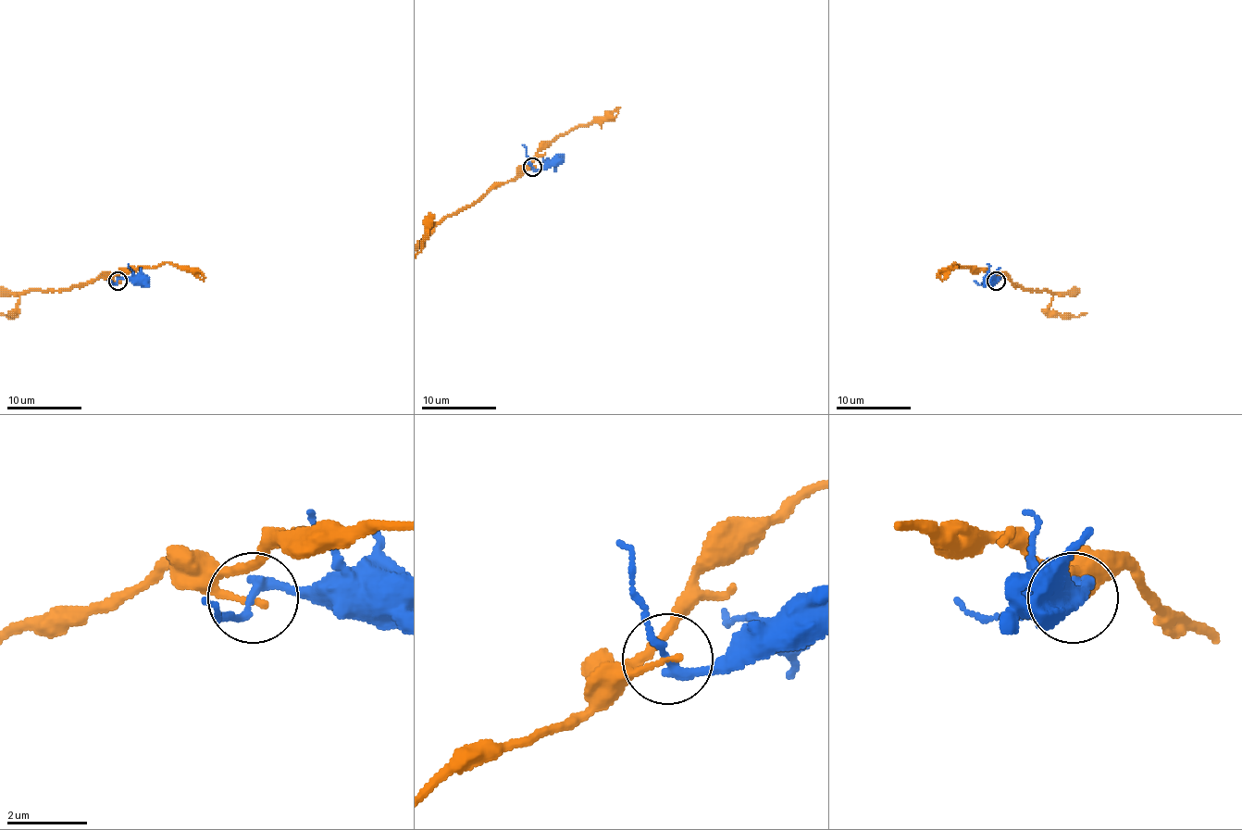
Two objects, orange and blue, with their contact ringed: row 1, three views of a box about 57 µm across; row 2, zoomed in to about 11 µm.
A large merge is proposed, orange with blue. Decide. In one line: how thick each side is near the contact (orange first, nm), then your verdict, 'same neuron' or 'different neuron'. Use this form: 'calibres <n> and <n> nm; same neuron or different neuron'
calibres 170 and 200 nm; different neuron

